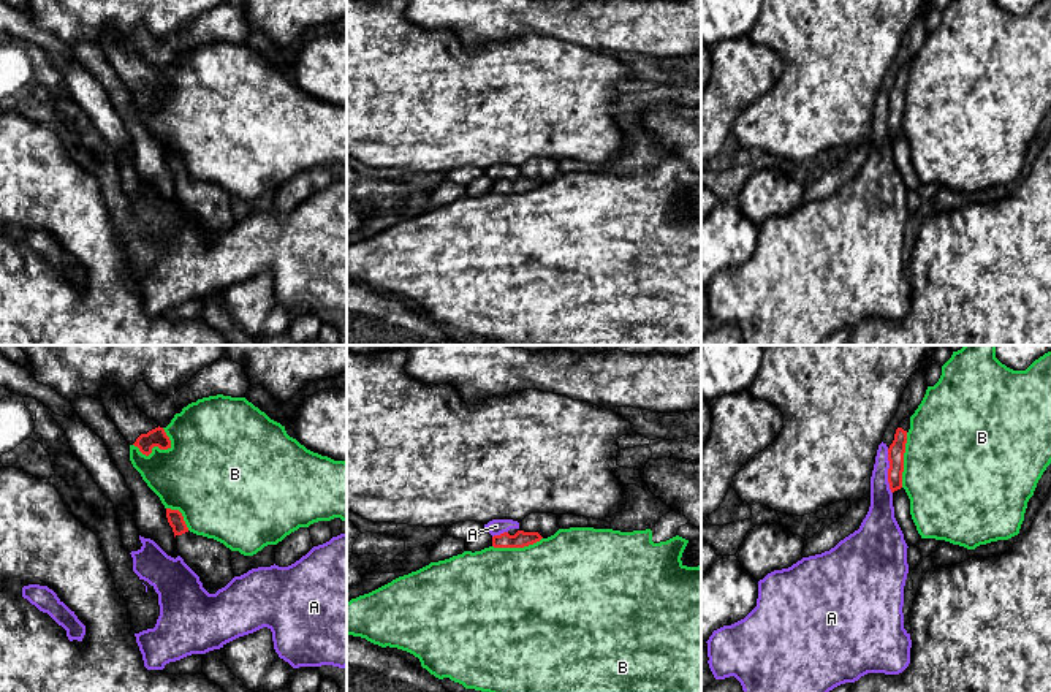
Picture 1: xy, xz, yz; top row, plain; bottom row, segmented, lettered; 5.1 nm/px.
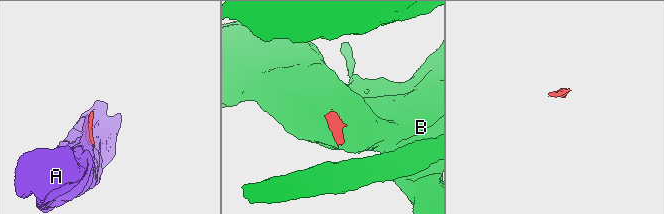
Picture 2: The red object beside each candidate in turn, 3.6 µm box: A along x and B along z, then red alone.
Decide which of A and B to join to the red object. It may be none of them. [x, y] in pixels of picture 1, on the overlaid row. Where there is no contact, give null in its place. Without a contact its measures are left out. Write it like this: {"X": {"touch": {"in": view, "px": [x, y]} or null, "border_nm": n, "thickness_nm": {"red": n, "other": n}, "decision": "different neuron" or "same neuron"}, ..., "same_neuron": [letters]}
{"A": {"touch": {"in": "yz", "px": [888, 471]}, "border_nm": 240, "thickness_nm": {"red": 90, "other": 140}, "decision": "different neuron"}, "B": {"touch": {"in": "xy", "px": [152, 447]}, "border_nm": 200, "thickness_nm": {"red": 100, "other": 360}, "decision": "different neuron"}, "same_neuron": []}

